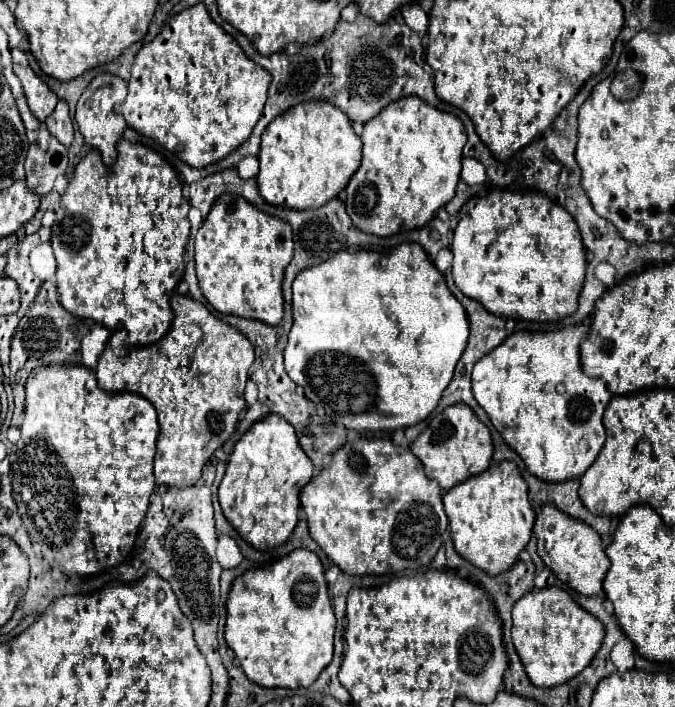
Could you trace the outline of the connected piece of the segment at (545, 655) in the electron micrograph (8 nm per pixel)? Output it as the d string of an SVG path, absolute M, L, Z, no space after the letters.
M542 588L524 594L524 598L514 604L512 620L512 642L524 672L528 680L540 688L560 686L578 676L592 662L604 638L604 626L598 618L582 610L562 588Z

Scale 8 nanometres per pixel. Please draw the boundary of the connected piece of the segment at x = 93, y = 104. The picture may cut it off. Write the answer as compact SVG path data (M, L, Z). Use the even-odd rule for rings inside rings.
M100 74L82 92L82 96L78 100L78 106L76 106L78 130L84 136L84 140L102 154L102 162L106 166L112 166L116 162L116 144L126 130L124 118L118 116L116 110L114 110L124 100L126 100L126 82L118 76L112 76L112 74Z

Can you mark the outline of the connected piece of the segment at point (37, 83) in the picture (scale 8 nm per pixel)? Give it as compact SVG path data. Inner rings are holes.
M12 48L12 62L14 62L14 74L18 76L22 90L26 94L30 112L38 120L48 118L58 102L58 96L54 92L50 92L50 88L34 74L34 70L28 64L26 54L20 48Z

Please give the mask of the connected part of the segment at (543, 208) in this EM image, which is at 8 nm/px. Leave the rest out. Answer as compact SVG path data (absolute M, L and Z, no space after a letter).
M492 190L488 196L470 198L458 212L460 220L452 238L452 276L458 290L480 302L490 314L518 318L528 322L560 322L578 308L578 296L584 284L586 250L574 218L546 196L526 190Z

